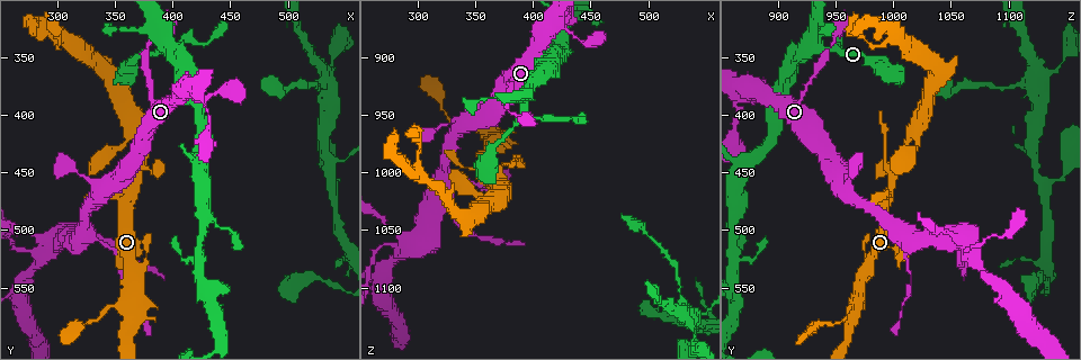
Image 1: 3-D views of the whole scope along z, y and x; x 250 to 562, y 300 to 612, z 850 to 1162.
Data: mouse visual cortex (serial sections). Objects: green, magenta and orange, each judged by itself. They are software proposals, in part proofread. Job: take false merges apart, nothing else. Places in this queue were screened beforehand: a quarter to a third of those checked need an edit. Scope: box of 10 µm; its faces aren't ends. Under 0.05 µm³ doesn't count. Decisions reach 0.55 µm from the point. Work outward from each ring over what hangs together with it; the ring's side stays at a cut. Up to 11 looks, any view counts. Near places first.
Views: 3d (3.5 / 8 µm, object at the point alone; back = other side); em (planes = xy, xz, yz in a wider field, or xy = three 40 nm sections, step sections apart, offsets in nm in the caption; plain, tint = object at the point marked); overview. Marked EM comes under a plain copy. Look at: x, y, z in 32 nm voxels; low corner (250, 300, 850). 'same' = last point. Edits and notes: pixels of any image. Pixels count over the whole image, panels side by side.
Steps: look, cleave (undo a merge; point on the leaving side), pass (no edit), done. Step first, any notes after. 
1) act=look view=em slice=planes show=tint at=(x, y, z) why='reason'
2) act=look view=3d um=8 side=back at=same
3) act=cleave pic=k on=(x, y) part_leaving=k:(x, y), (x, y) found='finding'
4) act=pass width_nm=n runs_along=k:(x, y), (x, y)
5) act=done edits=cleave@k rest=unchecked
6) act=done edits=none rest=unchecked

act=look view=3d um=3.5 at=(368, 454, 998) why='thick turns thin'

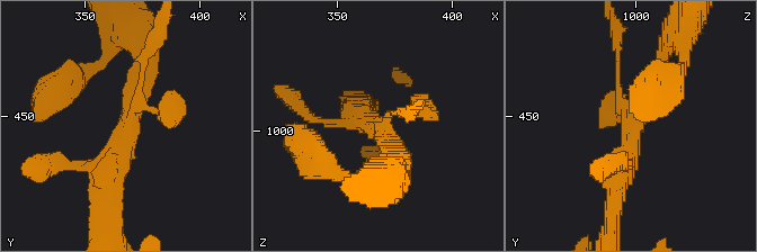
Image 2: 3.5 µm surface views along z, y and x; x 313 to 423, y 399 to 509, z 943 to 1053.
act=look view=em slice=xy step=1 show=tint at=(368, 454, 999)

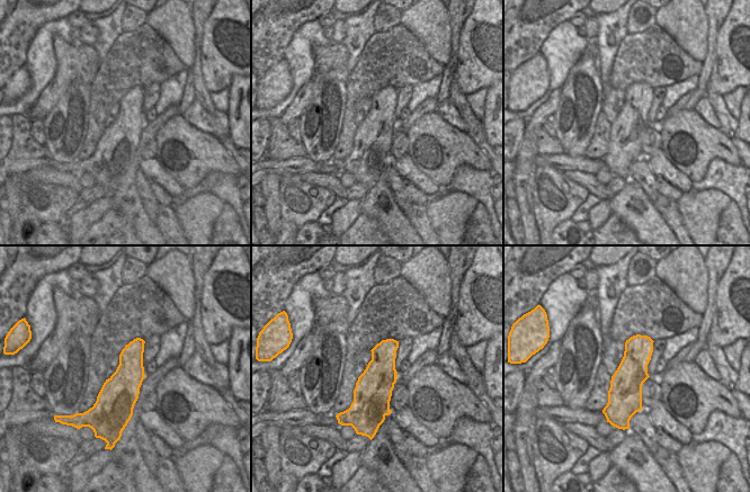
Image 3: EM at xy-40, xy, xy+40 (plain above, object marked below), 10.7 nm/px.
act=pass runs_along=2:(616, 190), (633, 122), (659, 60) found='continuous, no second cell'

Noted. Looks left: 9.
act=look view=3d um=8 at=(392, 342, 934) why='four-way junction'

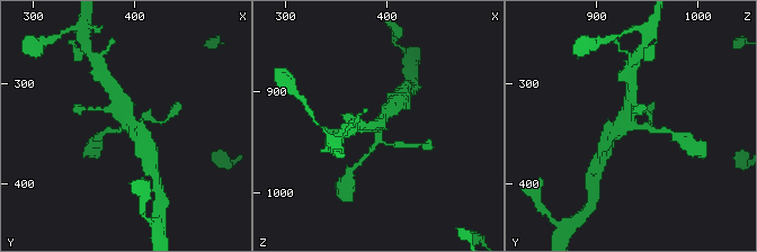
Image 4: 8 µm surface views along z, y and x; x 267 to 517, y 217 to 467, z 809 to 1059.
act=look view=3d um=3.5 at=same

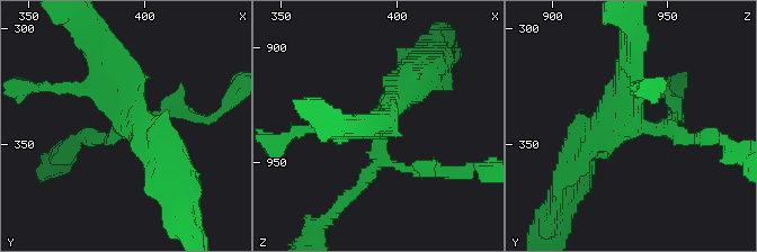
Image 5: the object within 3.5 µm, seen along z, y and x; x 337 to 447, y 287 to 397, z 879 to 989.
act=look view=em slice=xy step=3 show=tint at=(394, 342, 935) arms=4 arm_widths_nm=150,150,350,500 why='shape alone is not enough'

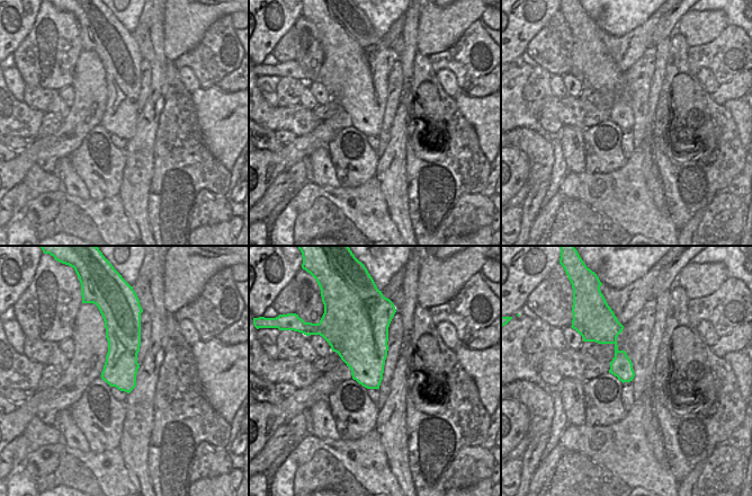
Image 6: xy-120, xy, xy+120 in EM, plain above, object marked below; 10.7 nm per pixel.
act=pass found='continuous, no second cell'

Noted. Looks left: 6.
act=look view=3d um=3.5 at=(332, 508, 1006) why='thin arm on a thick one'

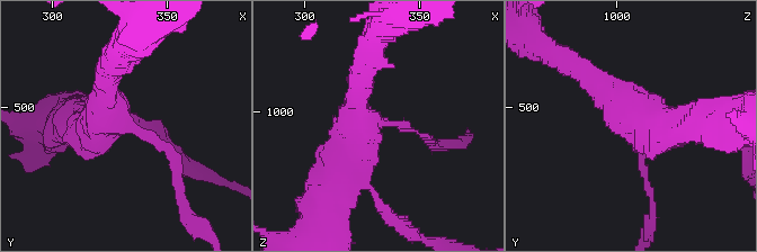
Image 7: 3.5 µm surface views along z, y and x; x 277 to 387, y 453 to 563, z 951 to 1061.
act=look view=em slice=xy step=1 show=tint at=(331, 507, 1004) why='shape alone is not enough'

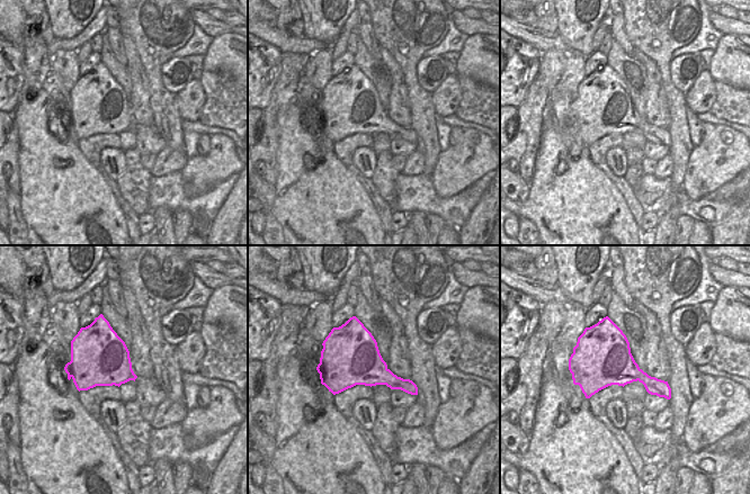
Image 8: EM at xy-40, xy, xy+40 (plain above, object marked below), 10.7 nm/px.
act=cleave pic=7 on=(425, 136) arm_widths_nm=100,150,350,600 part_leaving=7:(388, 122), (412, 127), (436, 147) found='two cells meet here'

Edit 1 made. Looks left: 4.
act=look view=overview

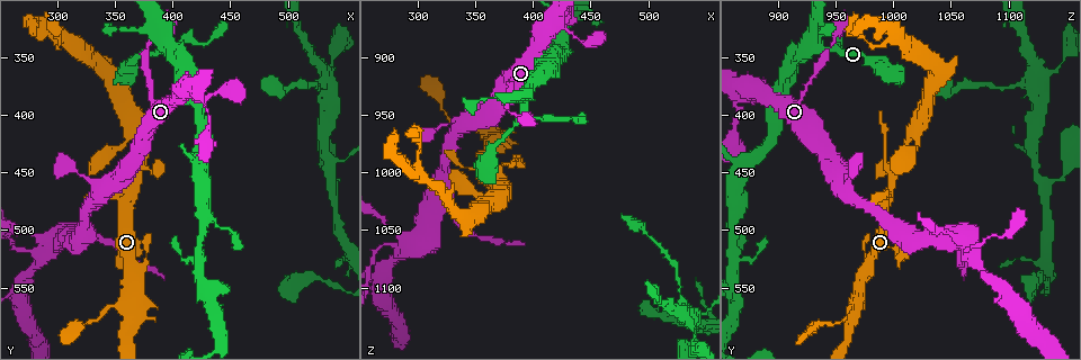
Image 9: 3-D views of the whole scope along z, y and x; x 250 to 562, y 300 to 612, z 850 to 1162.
act=look view=3d um=8 at=(362, 564, 966) why='calibre changes'

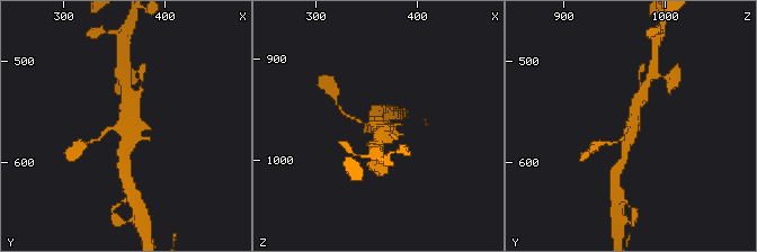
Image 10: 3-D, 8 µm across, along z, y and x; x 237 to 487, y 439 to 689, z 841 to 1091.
act=look view=3d um=3.5 at=same why='zoom in'

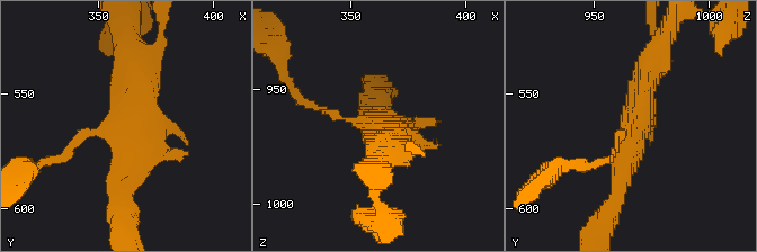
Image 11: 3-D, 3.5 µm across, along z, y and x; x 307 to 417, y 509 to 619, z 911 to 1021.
act=look view=em slice=xy step=5 show=tint at=(363, 564, 967) why='now the EM'

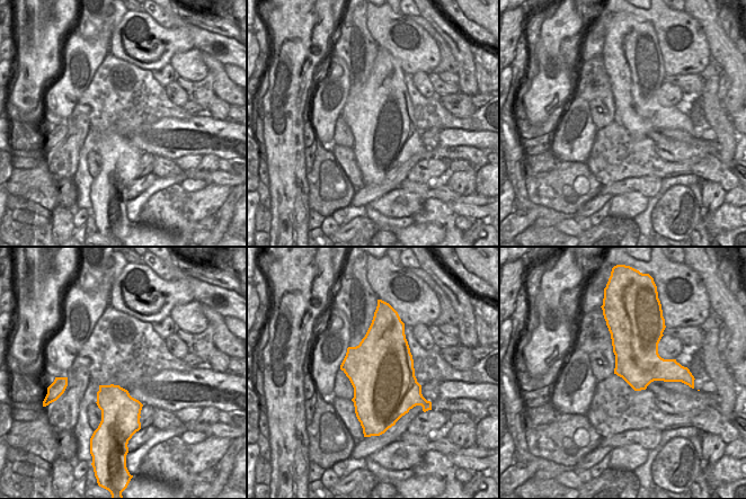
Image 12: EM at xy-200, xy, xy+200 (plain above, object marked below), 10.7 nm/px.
act=pass runs_along=11:(656, 55), (641, 89), (617, 192) found='all the same cell'

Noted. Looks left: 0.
act=done edits=cleave@7 rest=unchecked

